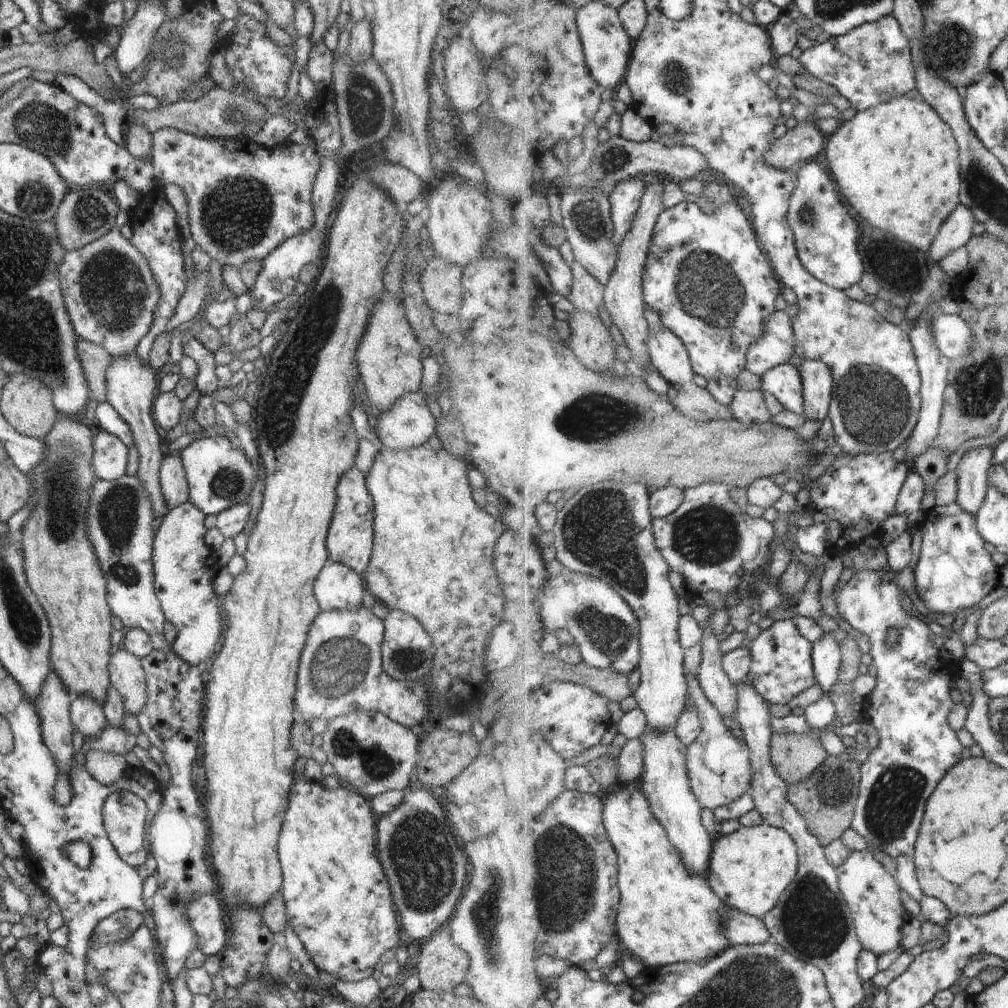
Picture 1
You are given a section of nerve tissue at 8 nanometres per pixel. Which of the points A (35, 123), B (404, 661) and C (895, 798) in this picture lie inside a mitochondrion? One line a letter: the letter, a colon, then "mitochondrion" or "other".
A: mitochondrion
B: mitochondrion
C: mitochondrion

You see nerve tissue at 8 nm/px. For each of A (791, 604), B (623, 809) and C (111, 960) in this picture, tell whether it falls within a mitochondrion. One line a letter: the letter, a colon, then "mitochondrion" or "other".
A: other
B: other
C: mitochondrion

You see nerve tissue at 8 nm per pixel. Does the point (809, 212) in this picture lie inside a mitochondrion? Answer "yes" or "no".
yes

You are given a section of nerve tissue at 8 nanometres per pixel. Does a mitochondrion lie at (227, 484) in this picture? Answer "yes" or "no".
yes

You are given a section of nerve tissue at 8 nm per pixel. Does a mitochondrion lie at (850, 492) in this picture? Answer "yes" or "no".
no

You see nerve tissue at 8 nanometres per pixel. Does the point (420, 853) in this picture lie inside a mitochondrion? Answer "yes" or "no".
yes

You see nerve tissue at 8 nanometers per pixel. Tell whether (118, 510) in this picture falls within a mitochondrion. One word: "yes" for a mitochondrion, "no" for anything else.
yes

